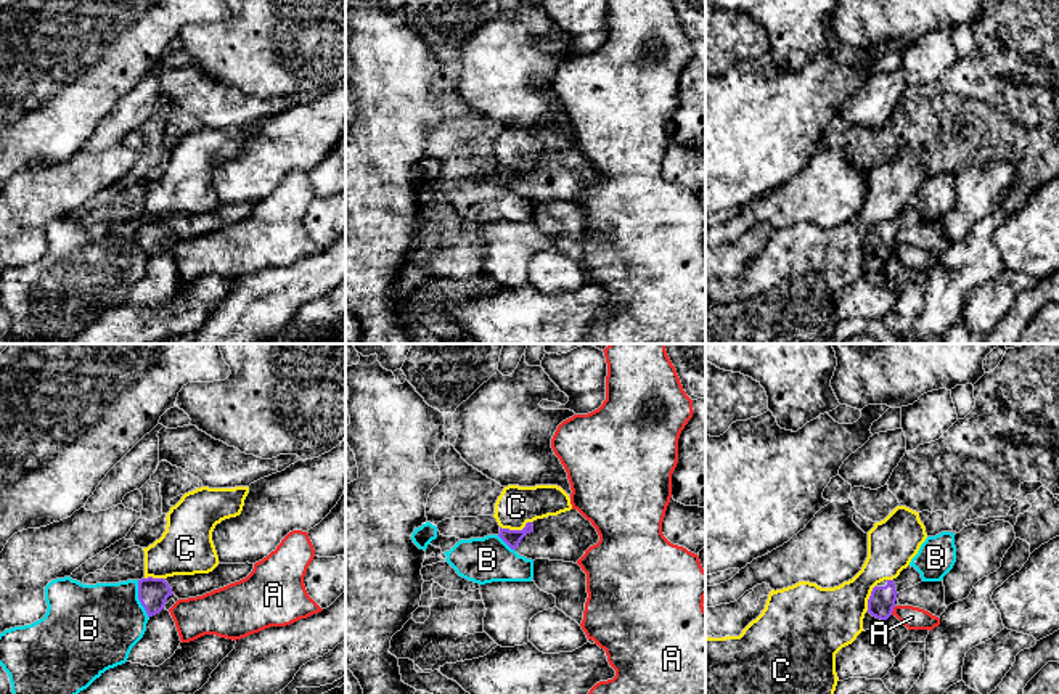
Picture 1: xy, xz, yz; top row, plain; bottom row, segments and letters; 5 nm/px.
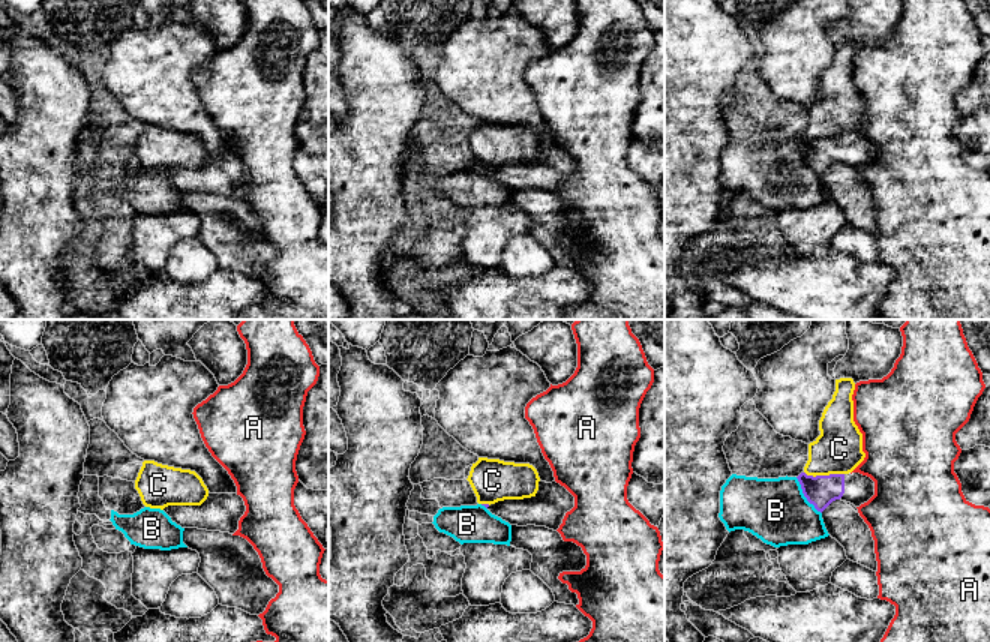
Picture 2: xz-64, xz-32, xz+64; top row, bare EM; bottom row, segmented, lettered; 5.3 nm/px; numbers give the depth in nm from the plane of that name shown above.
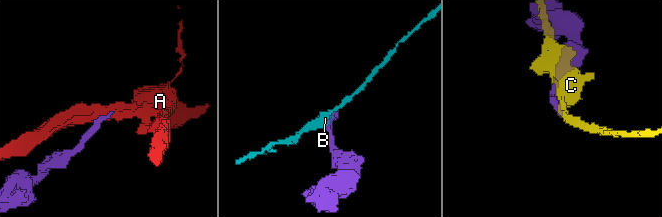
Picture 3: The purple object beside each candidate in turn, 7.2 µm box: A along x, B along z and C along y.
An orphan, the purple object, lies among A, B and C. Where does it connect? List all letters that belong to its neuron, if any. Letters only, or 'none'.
none

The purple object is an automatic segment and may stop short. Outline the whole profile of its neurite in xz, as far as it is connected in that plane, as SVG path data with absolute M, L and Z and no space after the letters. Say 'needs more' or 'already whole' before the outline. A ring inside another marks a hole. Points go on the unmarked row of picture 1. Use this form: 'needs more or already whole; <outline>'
needs more; M577 149L527 162L522 170L500 167L498 177L527 199L574 204L599 182L596 169Z

